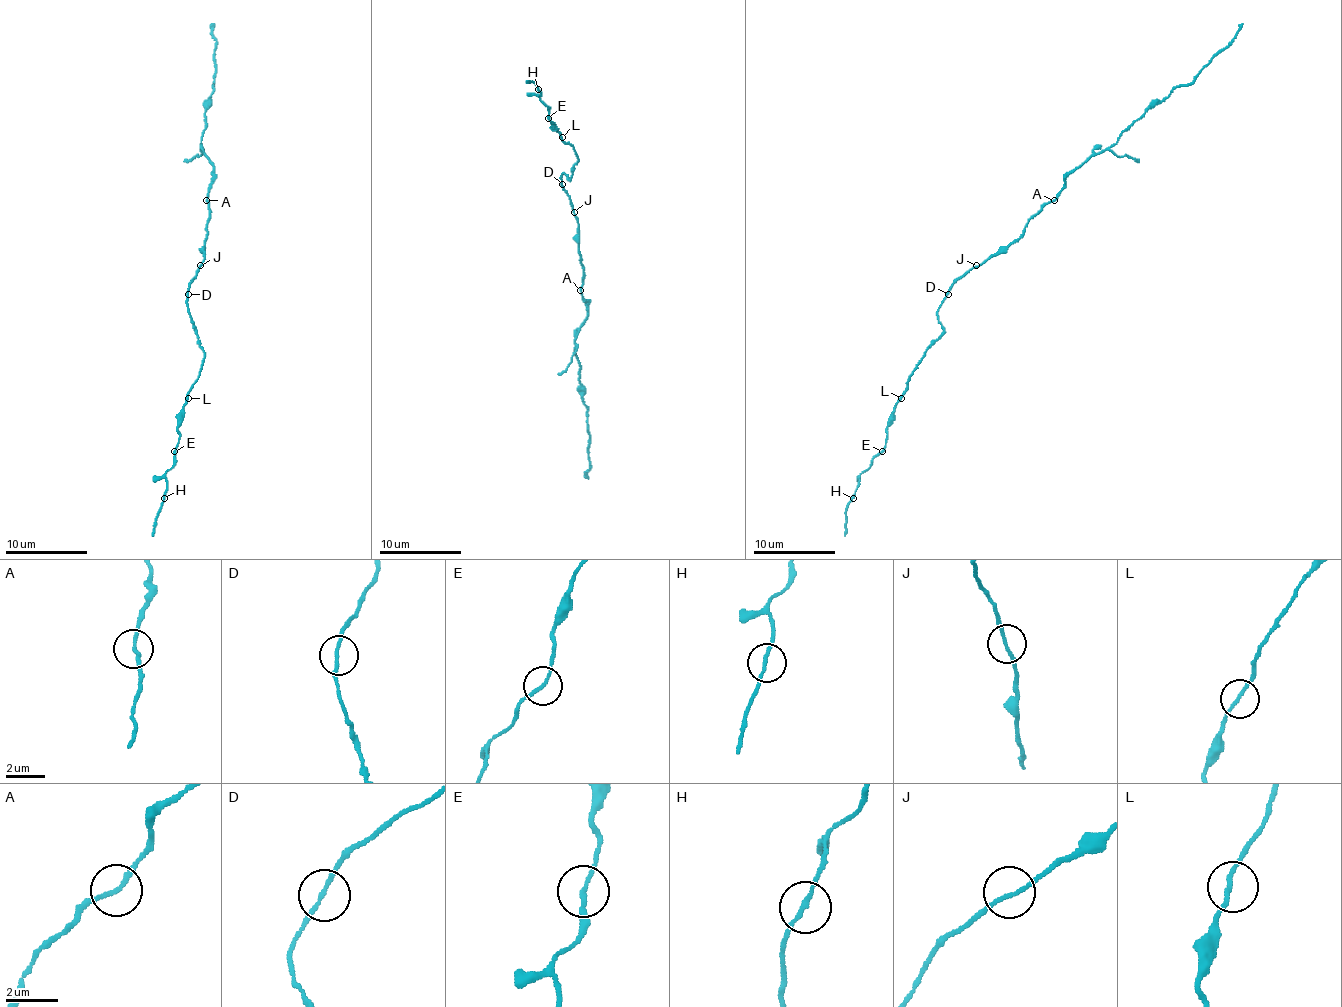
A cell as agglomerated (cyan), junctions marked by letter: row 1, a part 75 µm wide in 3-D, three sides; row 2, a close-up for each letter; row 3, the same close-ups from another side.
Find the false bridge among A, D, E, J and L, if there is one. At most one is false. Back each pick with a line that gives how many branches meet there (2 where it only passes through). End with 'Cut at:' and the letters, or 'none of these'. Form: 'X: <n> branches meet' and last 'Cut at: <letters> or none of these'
Cut at: none of these

